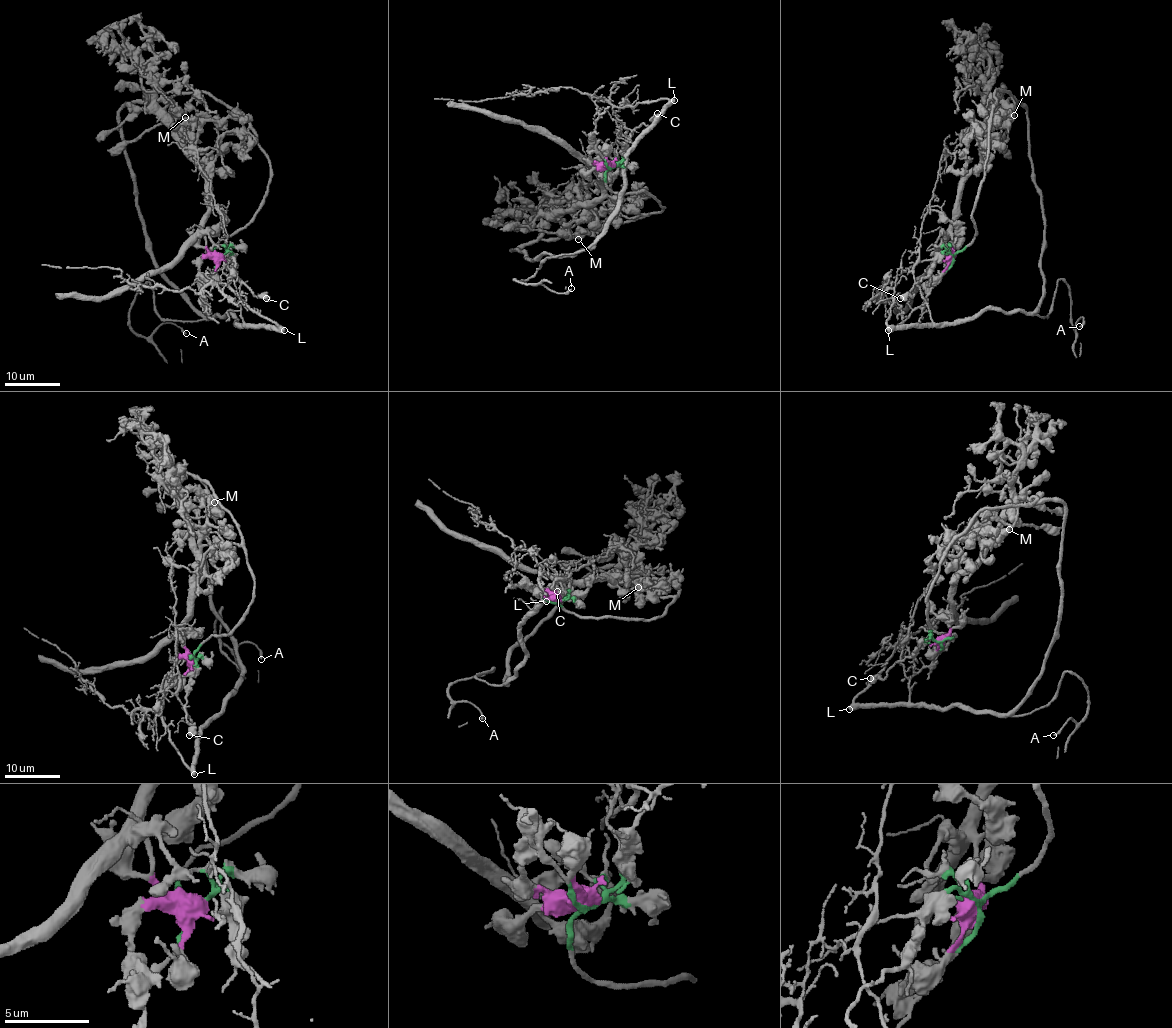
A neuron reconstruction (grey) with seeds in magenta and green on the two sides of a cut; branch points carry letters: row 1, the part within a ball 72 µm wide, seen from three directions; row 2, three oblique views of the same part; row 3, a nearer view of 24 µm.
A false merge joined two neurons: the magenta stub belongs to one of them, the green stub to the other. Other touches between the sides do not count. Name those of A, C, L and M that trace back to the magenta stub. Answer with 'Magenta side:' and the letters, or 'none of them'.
Magenta side: M

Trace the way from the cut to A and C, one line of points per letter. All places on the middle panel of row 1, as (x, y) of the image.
A: (610, 168), (632, 131), (607, 228), (588, 247), (515, 279), (571, 288)
C: (610, 168), (623, 159), (622, 144), (643, 123), (651, 126), (656, 113)

